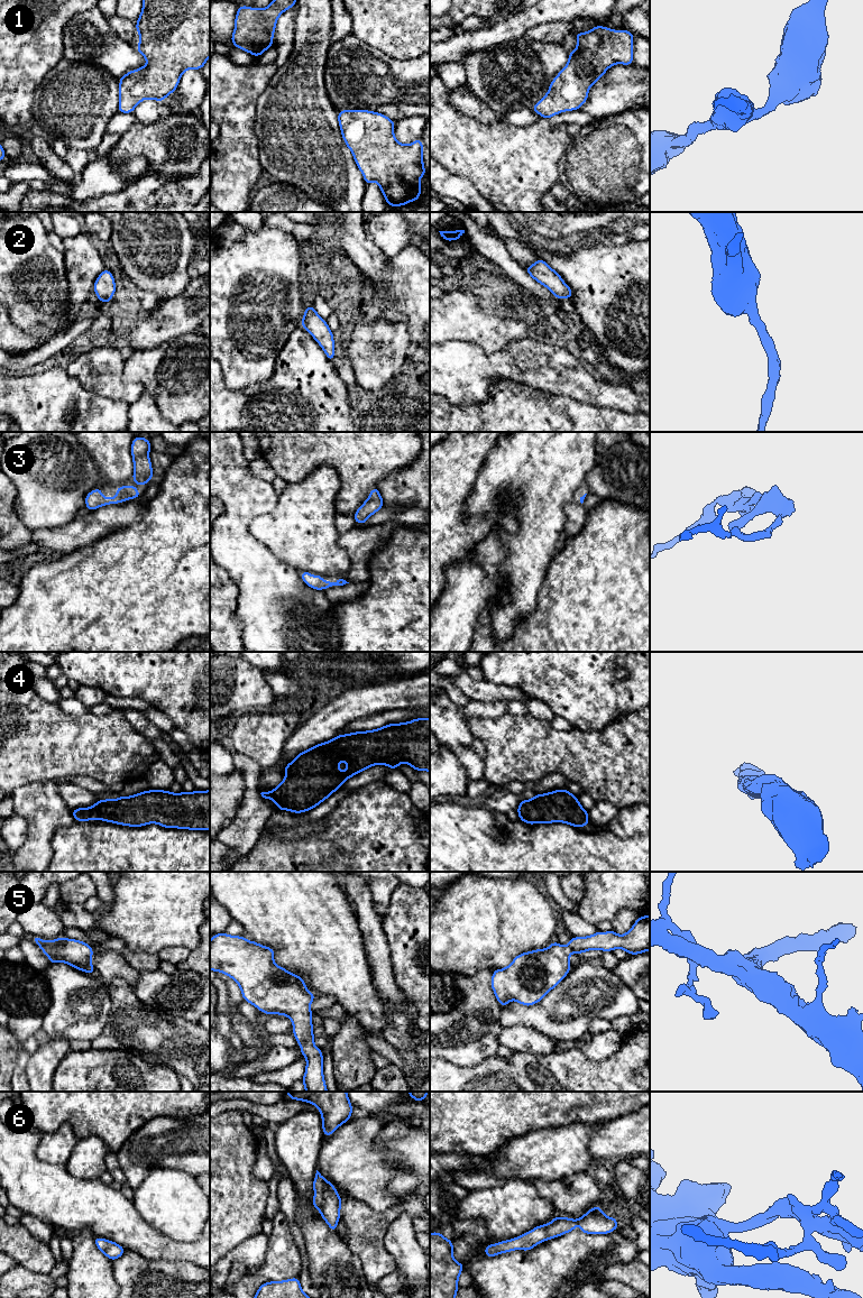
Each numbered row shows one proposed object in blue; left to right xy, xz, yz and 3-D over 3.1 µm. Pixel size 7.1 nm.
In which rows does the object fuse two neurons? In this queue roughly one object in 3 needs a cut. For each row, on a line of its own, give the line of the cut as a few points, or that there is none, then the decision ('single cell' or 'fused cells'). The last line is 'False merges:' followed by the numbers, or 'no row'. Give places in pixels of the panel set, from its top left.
1: cut none; single cell
2: cut none; single cell
3: cut none; single cell
4: cut none; single cell
5: cut none; single cell
6: cut none; single cell
False merges: no row

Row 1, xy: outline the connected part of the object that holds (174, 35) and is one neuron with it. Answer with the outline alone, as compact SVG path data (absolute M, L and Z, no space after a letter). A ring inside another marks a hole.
M143 0L143 10L139 15L138 21L135 25L136 25L136 31L139 33L139 44L136 48L137 52L147 59L147 64L140 68L129 71L118 80L120 83L118 112L120 113L134 112L135 108L143 100L146 99L152 99L162 102L172 92L175 92L175 90L178 86L181 76L185 71L190 68L202 70L208 58L210 57L210 0Z

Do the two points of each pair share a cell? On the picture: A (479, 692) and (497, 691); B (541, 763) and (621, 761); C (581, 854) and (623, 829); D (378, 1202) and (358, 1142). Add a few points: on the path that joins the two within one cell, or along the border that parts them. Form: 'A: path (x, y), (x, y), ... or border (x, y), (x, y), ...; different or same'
A: path (484, 691), (493, 691); same
B: path (561, 758), (591, 758), (600, 761); same
C: border (606, 827), (621, 837), (637, 835); different
D: path (370, 1187), (365, 1175), (358, 1168), (358, 1157); same

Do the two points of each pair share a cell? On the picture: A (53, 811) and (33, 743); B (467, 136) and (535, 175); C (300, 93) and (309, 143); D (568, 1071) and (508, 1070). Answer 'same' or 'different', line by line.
A: different
B: same
C: same
D: same

